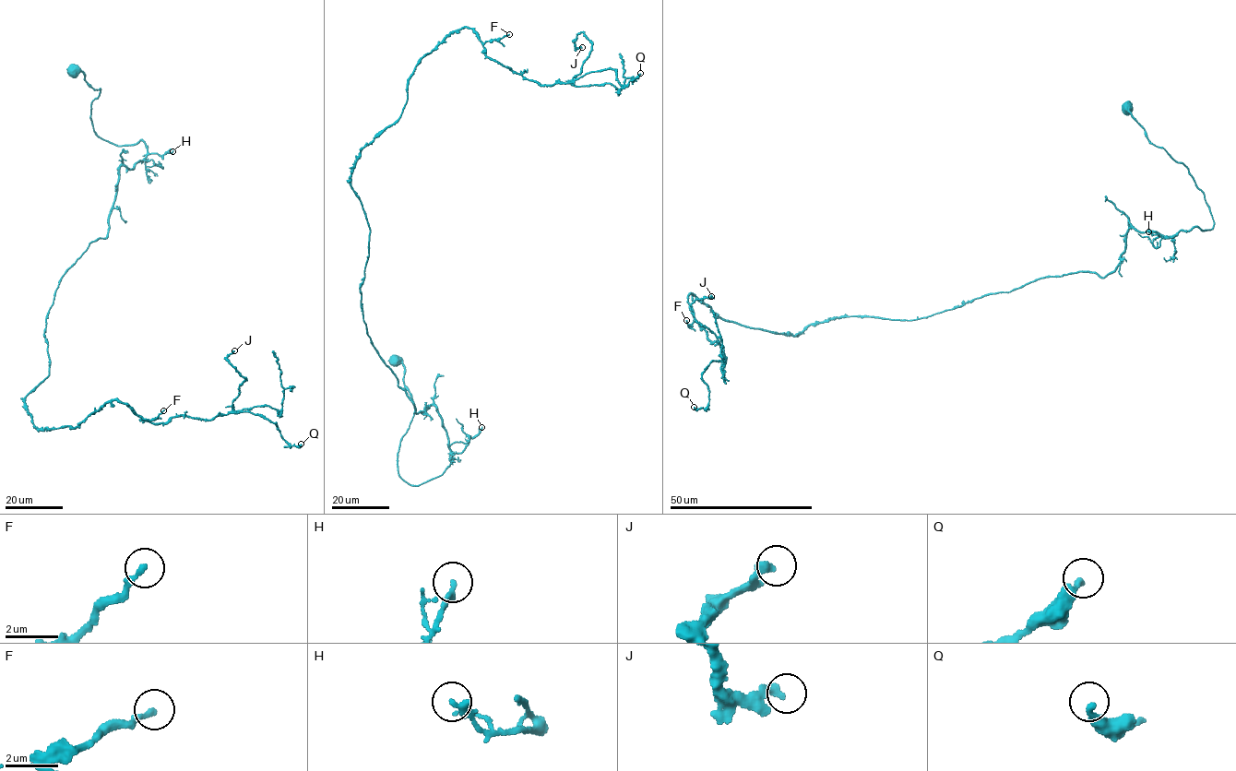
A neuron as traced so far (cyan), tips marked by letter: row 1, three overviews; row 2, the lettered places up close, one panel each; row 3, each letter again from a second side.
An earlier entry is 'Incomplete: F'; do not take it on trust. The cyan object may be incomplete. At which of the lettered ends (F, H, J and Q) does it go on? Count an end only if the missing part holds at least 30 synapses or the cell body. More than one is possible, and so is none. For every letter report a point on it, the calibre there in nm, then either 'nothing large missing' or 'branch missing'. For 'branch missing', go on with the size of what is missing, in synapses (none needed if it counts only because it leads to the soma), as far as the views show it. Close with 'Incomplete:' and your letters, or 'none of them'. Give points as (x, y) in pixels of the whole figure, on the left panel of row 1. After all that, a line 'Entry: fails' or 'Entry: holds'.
F: (163, 410) | 220 nm | nothing large missing
H: (172, 151) | 260 nm | nothing large missing
J: (234, 350) | 320 nm | nothing large missing
Q: (301, 444) | 240 nm | nothing large missing
Incomplete: none of them
Entry: fails

